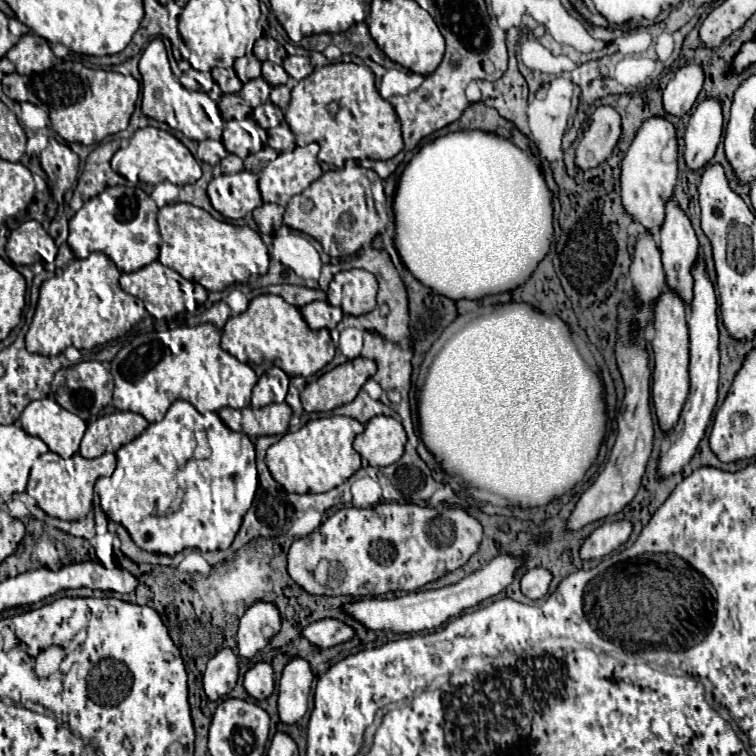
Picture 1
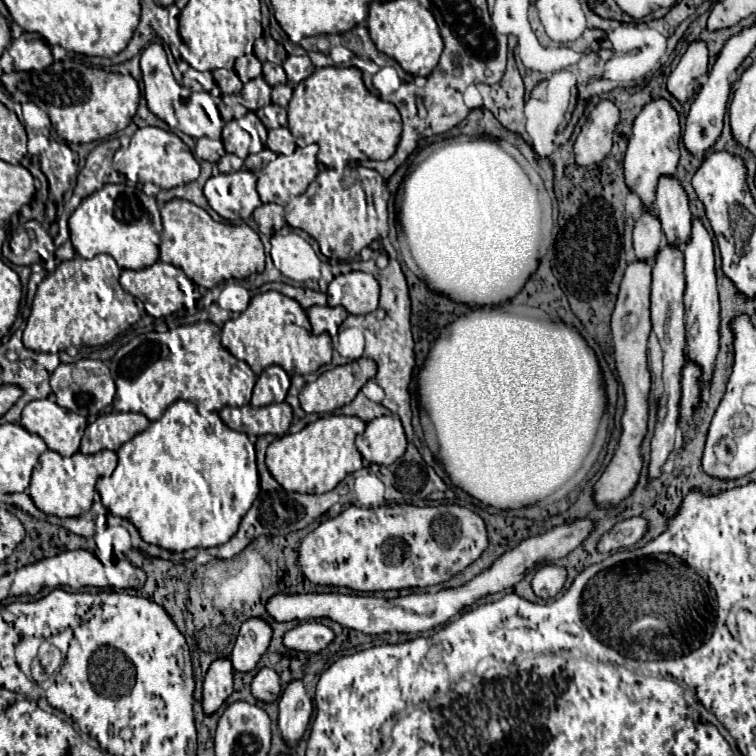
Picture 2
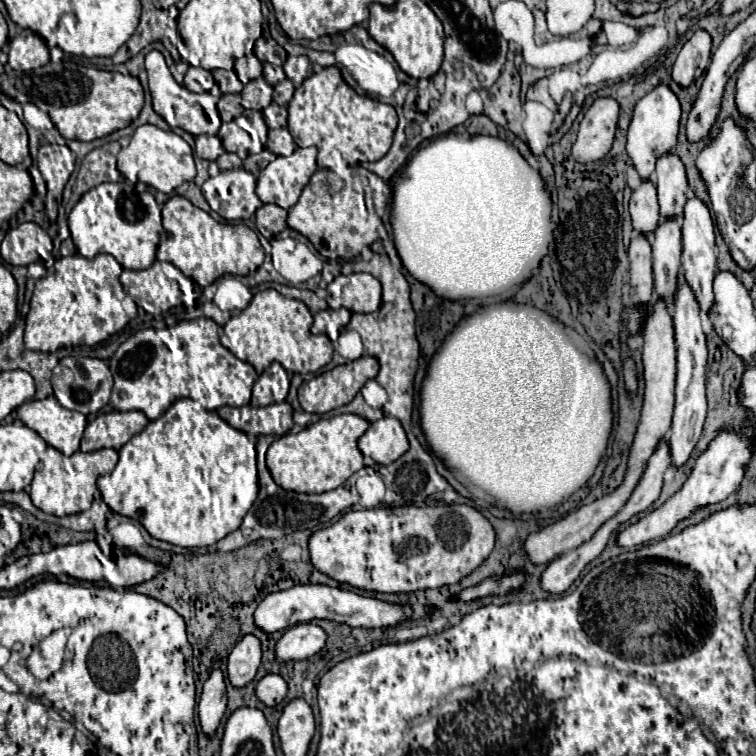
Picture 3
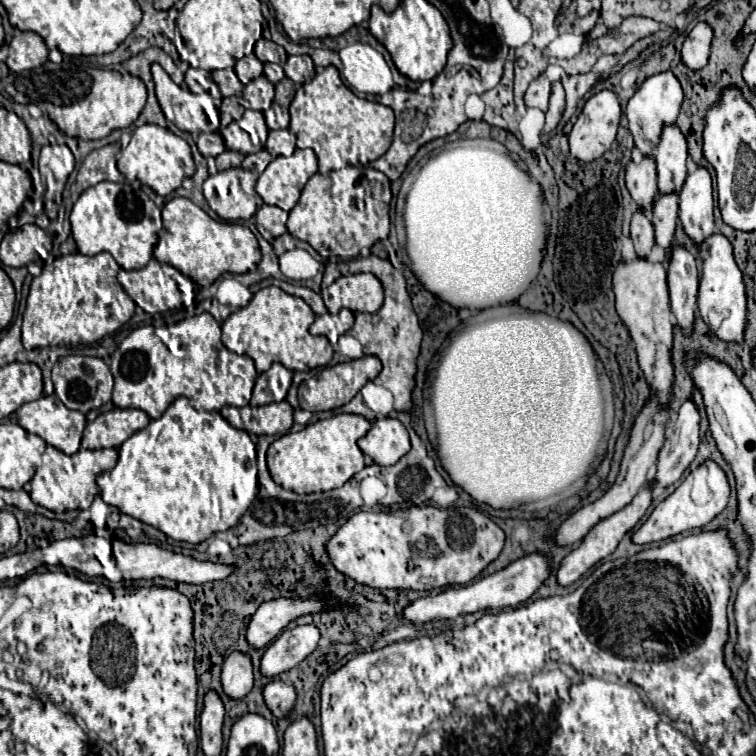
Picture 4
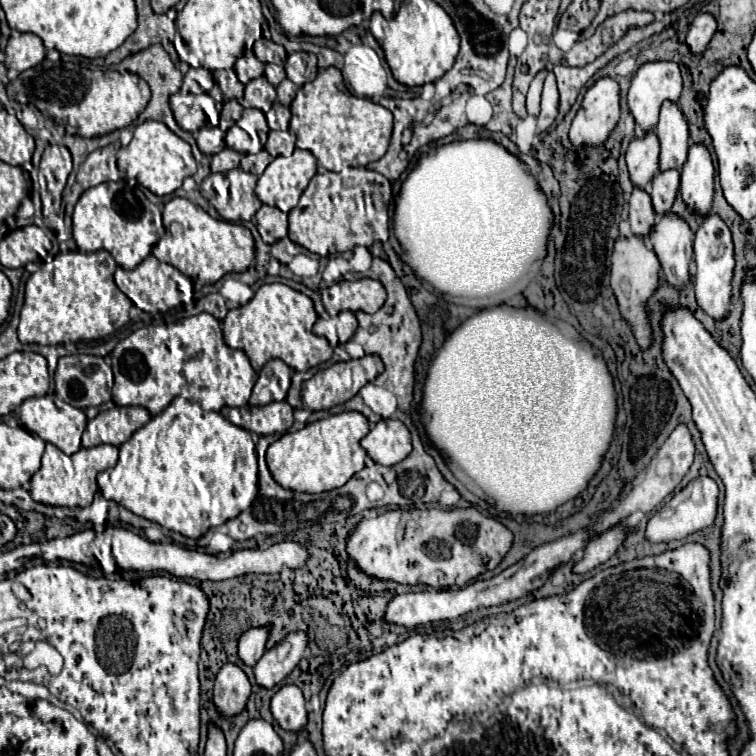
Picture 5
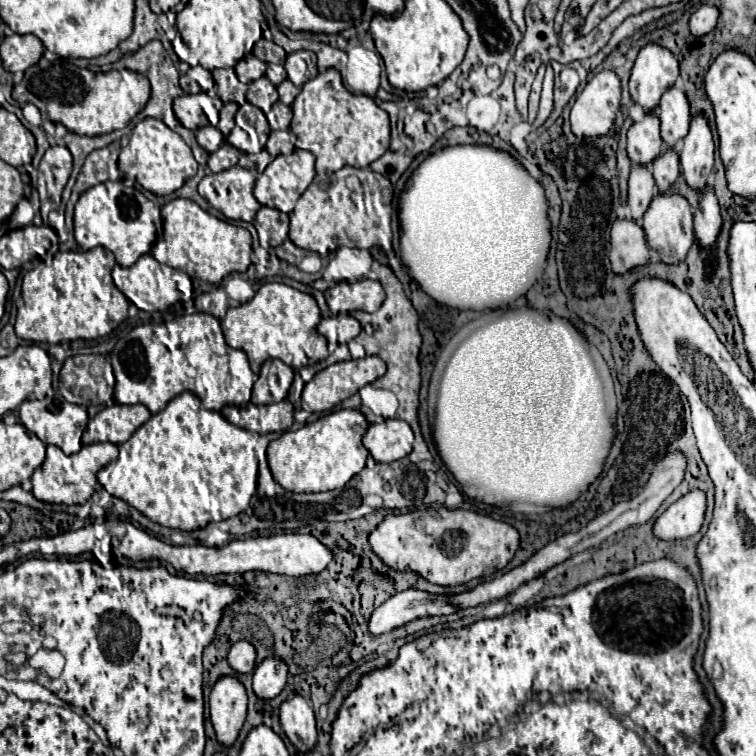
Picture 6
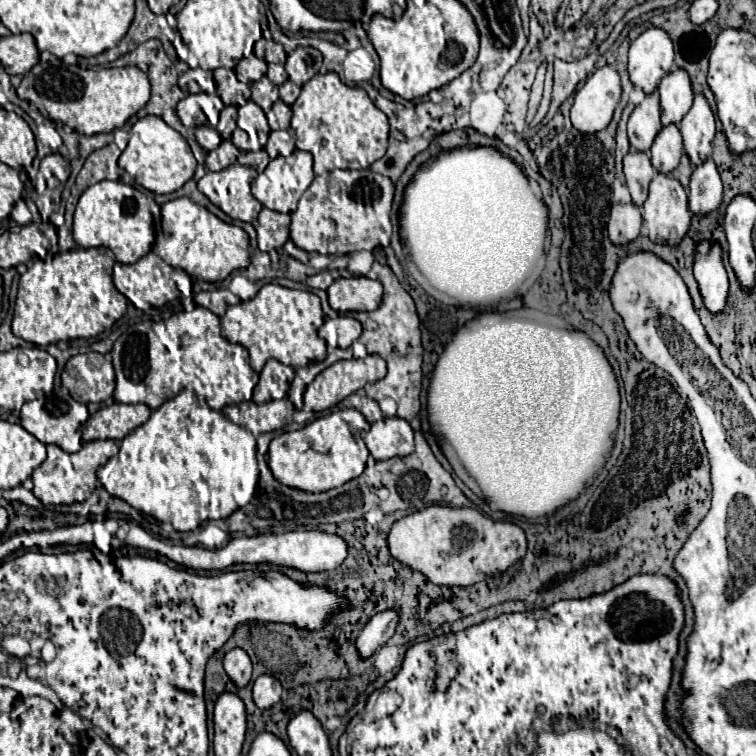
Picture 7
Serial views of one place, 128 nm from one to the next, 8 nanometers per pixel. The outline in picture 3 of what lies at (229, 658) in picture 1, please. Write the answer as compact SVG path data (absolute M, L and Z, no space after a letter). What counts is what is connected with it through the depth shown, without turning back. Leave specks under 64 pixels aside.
M212 670L204 682L202 696L198 702L198 716L206 736L214 736L222 716L226 712L226 682L222 670Z

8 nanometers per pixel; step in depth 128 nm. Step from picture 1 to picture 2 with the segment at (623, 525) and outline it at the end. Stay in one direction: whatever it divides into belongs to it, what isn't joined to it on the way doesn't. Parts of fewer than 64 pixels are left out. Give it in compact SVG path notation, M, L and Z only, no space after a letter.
M636 516L636 518L628 518L622 520L618 524L614 524L600 540L598 540L598 552L608 554L608 552L616 552L620 548L628 548L634 546L646 532L646 520Z

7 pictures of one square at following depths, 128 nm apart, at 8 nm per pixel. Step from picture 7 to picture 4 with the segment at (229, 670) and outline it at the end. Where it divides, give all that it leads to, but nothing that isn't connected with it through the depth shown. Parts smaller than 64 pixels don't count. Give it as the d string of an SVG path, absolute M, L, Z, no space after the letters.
M274 598L264 602L248 624L248 642L254 648L266 648L292 620L304 616L304 612L320 612L324 604L320 600L292 600Z

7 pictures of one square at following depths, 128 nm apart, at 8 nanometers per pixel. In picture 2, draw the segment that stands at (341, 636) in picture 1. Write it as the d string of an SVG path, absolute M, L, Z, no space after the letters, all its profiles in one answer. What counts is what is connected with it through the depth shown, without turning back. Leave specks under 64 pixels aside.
M302 622L284 636L286 648L300 652L320 652L334 640L334 632L320 622Z

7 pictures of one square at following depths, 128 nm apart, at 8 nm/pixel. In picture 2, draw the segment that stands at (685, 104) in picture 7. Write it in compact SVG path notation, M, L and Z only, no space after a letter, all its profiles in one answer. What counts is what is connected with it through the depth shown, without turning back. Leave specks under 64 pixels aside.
M662 176L656 192L656 212L662 224L662 232L668 244L684 246L690 240L692 232L692 214L688 208L686 192L682 190L676 178Z

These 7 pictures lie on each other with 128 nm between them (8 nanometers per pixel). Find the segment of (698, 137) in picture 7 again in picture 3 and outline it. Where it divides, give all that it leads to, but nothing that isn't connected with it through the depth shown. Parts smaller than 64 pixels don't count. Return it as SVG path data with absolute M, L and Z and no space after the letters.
M690 198L684 208L684 222L682 222L682 272L686 284L692 288L694 298L700 306L700 312L708 314L712 308L714 292L712 292L712 282L716 276L716 248L714 248L714 222L712 216L706 208L706 204L698 198Z

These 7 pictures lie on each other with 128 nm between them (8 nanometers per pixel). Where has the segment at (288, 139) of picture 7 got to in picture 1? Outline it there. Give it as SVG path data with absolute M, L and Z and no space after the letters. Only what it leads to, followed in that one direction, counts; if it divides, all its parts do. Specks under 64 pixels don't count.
M280 122L276 128L268 128L267 145L278 152L292 152L296 148L294 134L286 122Z

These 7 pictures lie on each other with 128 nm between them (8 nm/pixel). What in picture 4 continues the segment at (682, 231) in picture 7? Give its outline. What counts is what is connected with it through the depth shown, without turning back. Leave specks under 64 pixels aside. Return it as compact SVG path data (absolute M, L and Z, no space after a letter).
M674 246L672 260L668 264L668 290L676 324L682 328L684 336L690 336L694 332L696 318L698 268L696 258L682 246Z

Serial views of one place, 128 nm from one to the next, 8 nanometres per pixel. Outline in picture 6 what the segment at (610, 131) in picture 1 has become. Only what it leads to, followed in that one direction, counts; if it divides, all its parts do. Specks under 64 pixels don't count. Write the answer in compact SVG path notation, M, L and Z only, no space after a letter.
M612 70L598 72L578 94L572 112L576 136L604 136L610 132L620 108L620 80Z

